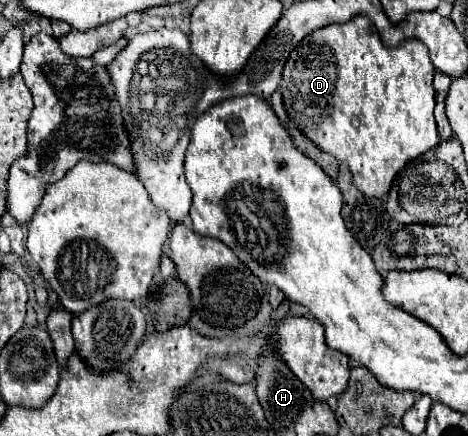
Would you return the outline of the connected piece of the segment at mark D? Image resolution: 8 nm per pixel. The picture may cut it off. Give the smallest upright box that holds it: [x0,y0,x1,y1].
[280,16,440,198]

